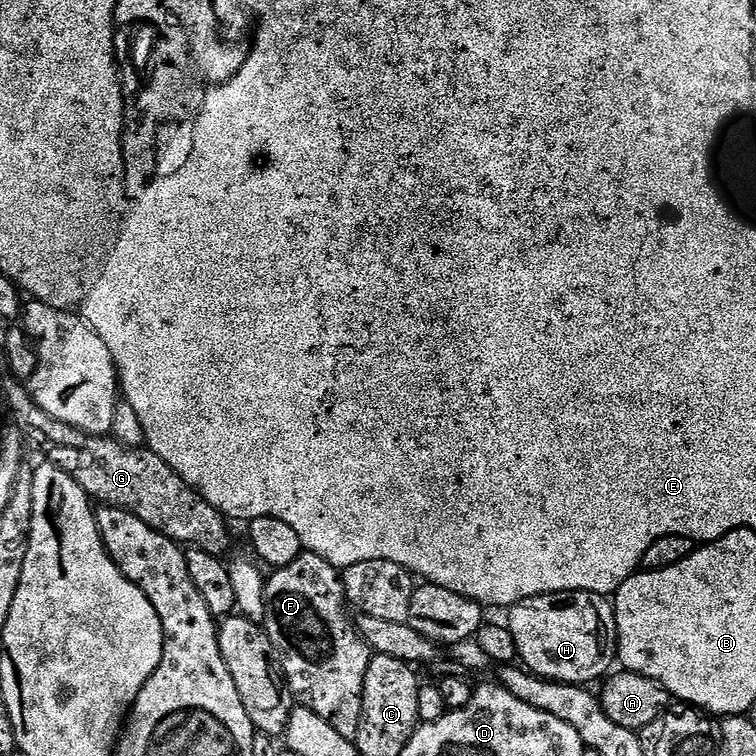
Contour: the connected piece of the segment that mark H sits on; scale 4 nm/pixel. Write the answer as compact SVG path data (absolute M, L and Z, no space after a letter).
M572 604L572 608L544 608L544 612L510 612L506 627L512 633L519 663L531 675L560 686L592 684L605 675L600 648L588 644L588 640L596 640L592 616L572 616L576 608L580 608L580 604Z

